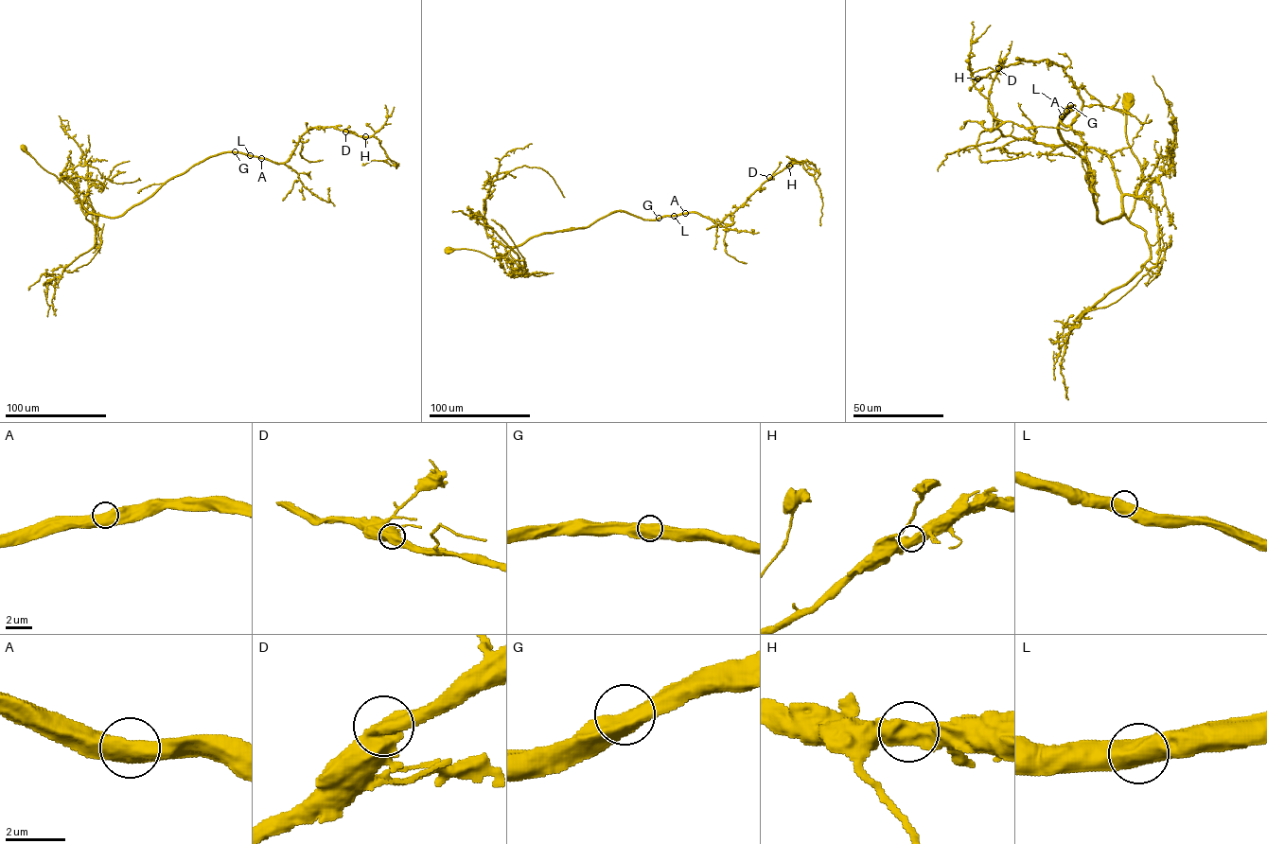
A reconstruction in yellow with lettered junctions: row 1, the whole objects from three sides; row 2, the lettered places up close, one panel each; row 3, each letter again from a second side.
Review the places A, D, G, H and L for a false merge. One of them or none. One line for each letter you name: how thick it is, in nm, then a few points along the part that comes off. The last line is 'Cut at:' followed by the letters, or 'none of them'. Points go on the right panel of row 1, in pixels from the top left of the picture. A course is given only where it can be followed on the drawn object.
Cut at: none of them

